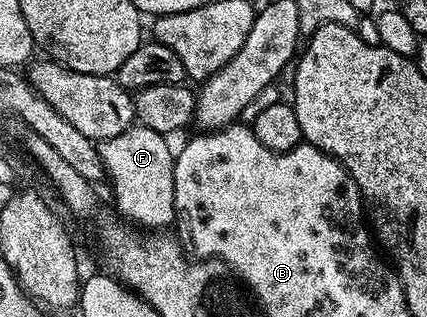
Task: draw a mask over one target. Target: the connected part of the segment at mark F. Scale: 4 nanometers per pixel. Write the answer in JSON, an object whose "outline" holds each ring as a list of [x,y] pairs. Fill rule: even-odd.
{"outline":[[[135,123],[123,135],[115,135],[99,145],[101,163],[107,179],[113,183],[113,197],[122,213],[120,216],[142,230],[149,229],[145,231],[161,231],[164,225],[172,226],[175,221],[175,153],[165,141],[168,141],[166,134]]]}

